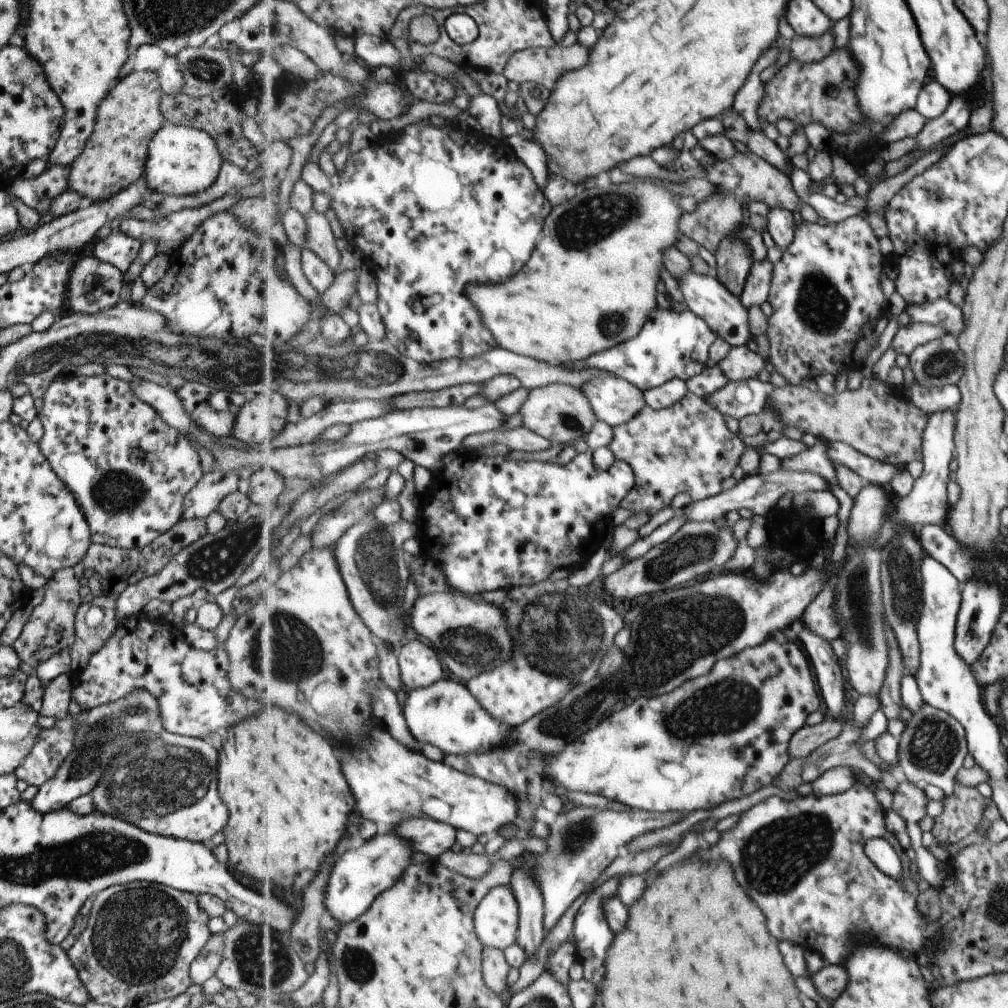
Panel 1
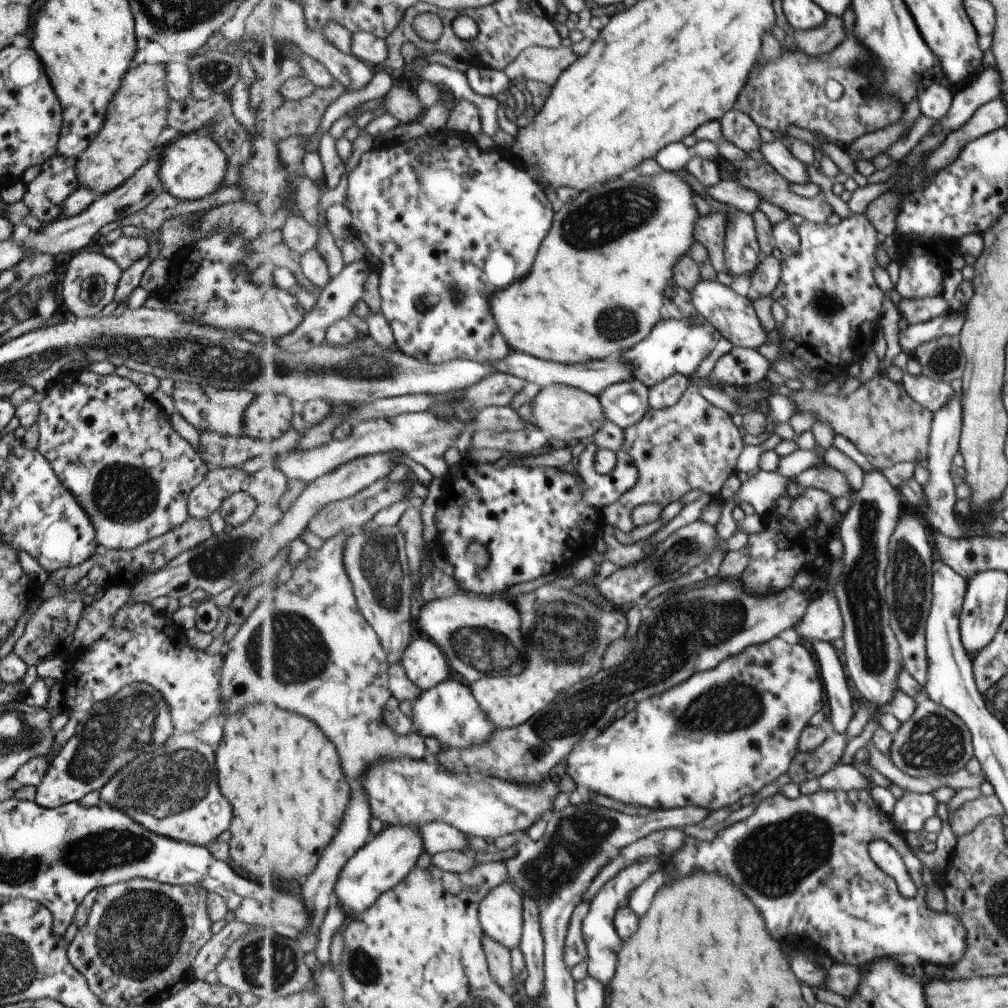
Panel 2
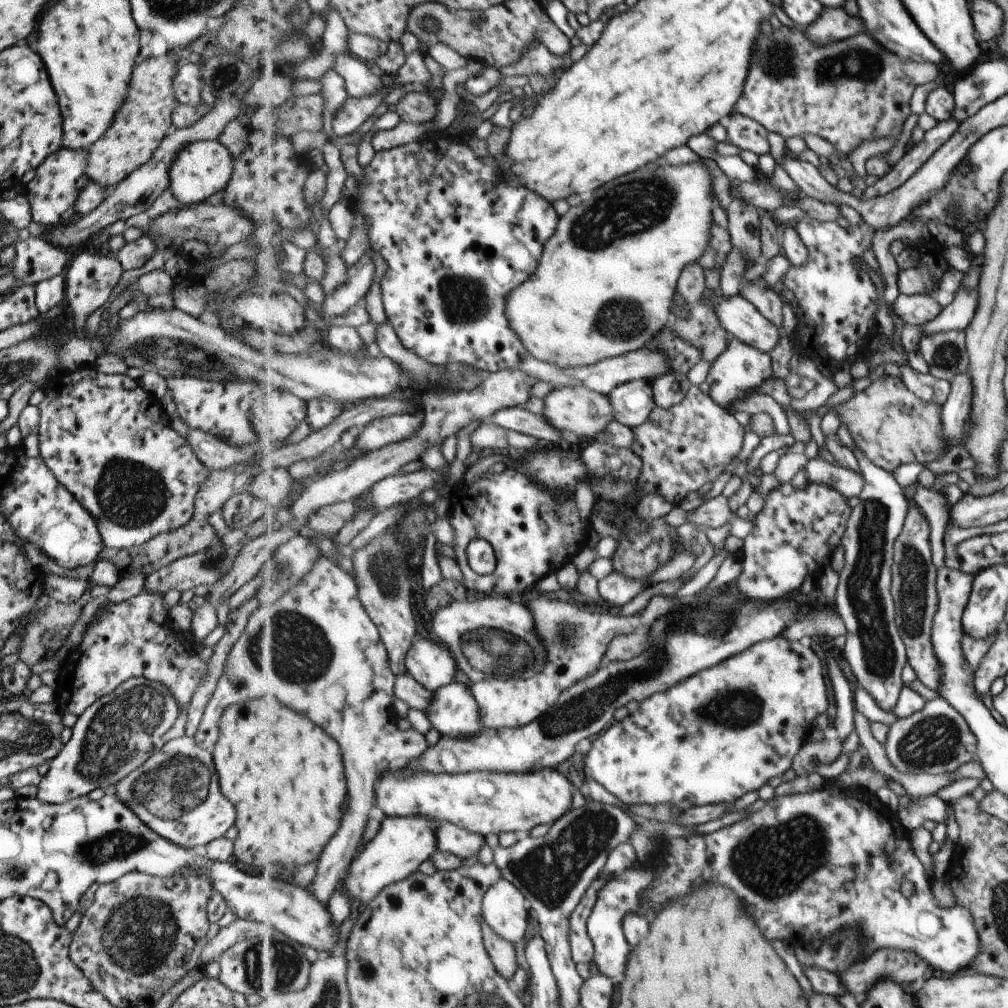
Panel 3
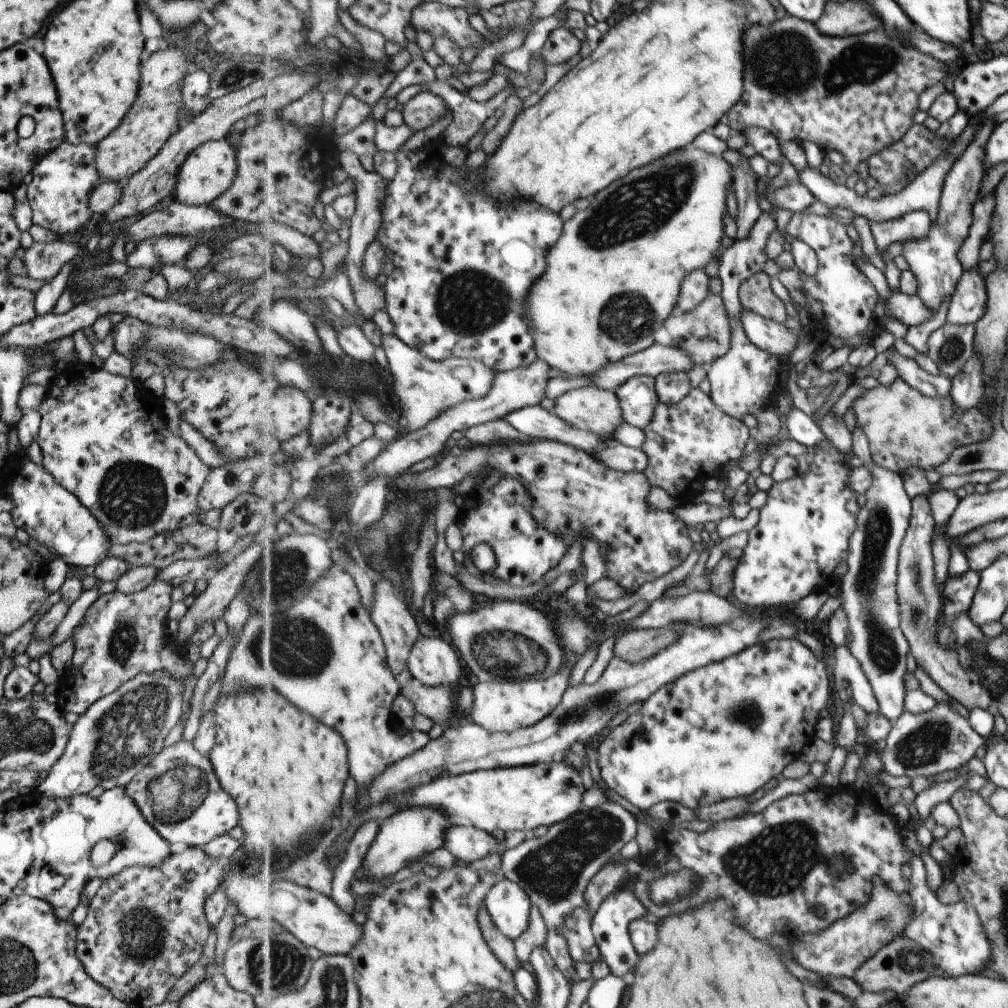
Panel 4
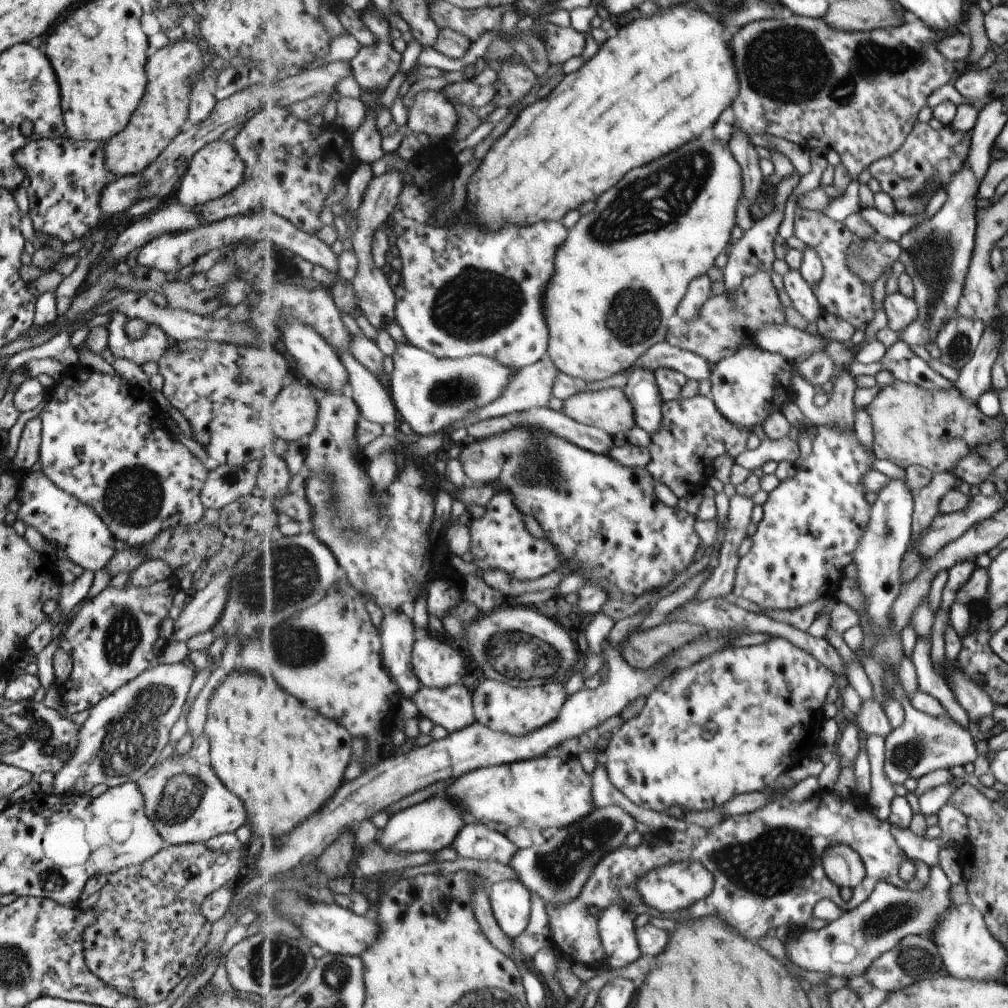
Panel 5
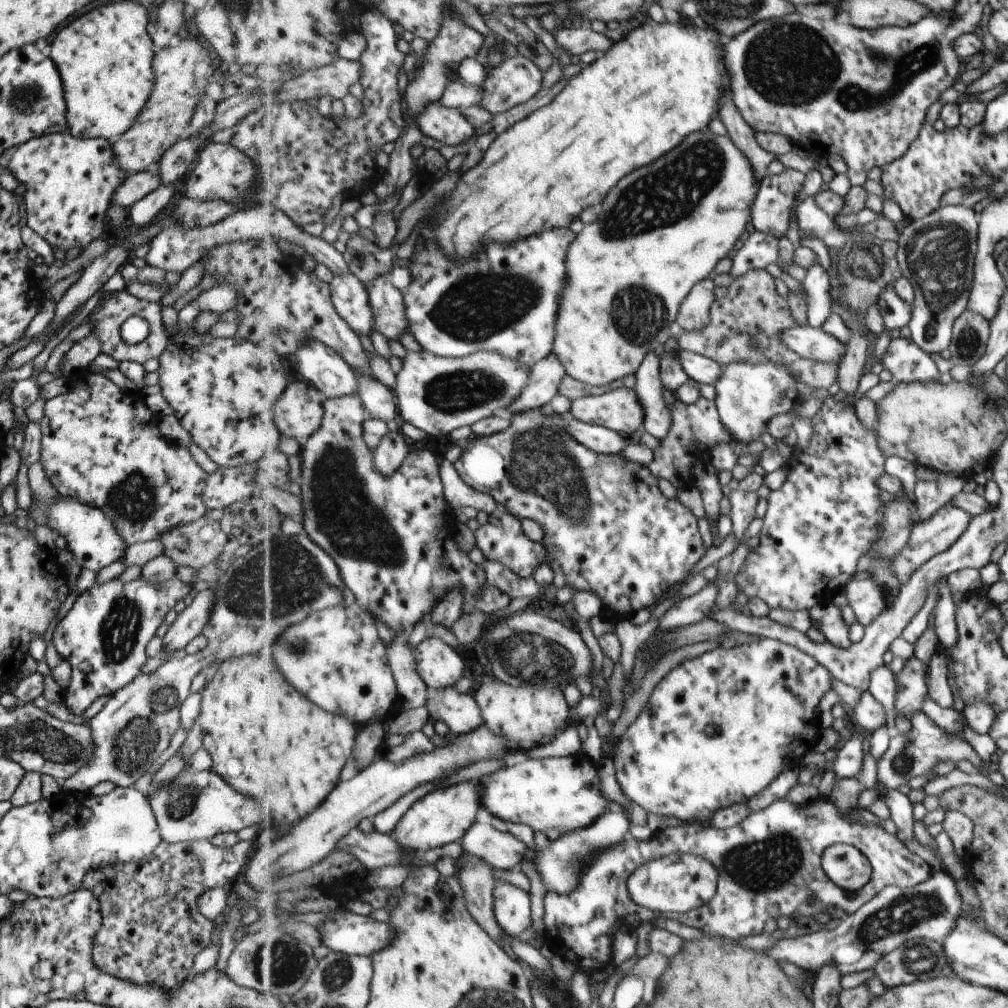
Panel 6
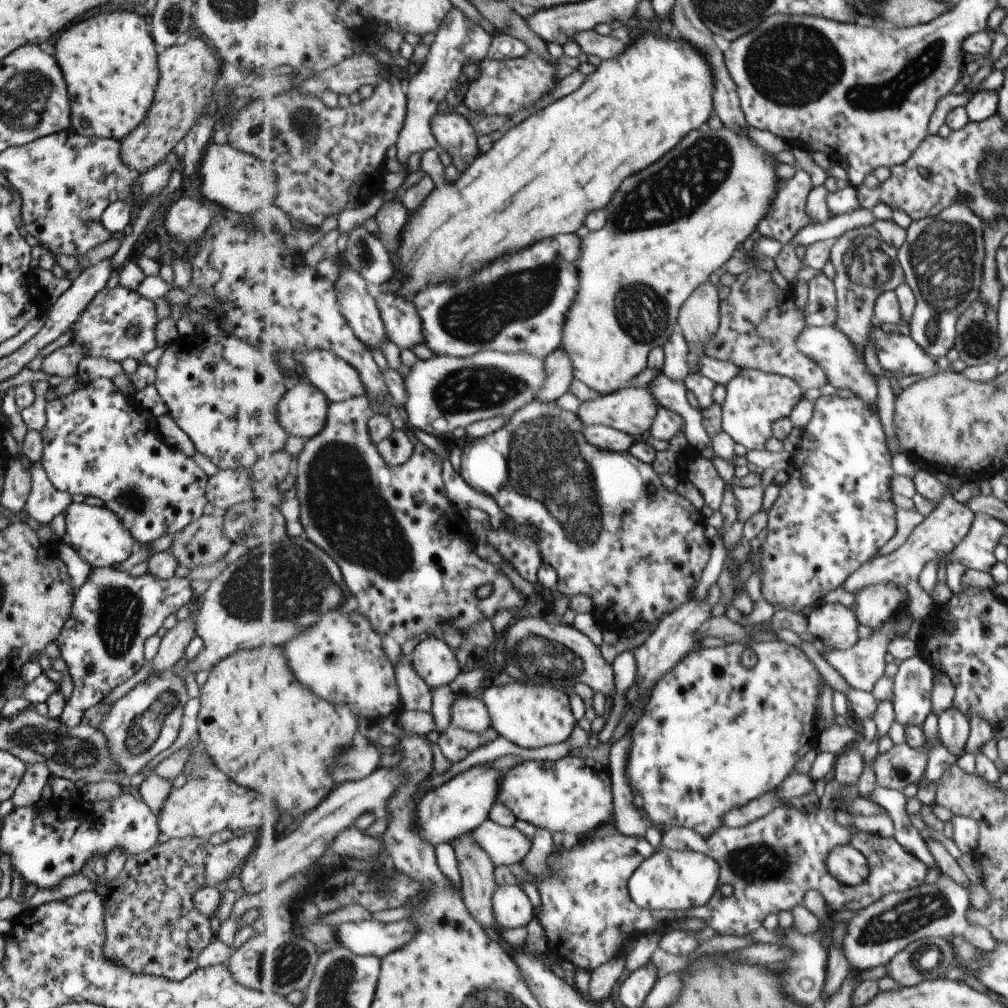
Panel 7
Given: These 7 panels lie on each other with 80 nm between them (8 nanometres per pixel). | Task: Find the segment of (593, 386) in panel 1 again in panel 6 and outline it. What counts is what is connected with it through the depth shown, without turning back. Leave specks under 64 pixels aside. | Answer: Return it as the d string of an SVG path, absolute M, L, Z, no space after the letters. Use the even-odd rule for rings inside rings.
M660 351L650 352L635 374L635 390L646 410L645 430L660 441L674 426L674 414L663 396L661 364Z

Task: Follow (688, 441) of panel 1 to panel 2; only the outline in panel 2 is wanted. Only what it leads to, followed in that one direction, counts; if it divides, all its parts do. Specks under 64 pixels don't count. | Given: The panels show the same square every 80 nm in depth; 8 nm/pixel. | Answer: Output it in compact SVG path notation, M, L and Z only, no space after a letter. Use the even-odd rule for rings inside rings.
M690 386L681 398L681 401L671 408L654 409L649 407L647 414L641 422L625 429L626 441L621 448L622 452L627 452L632 456L633 462L637 464L640 470L640 480L634 486L631 492L623 495L617 504L607 506L603 510L607 524L618 528L623 532L631 532L636 524L634 523L633 511L645 503L659 503L663 506L669 506L671 502L681 500L687 492L701 489L702 492L709 495L718 496L723 484L731 478L738 470L738 460L742 456L743 449L743 432L742 428L735 426L731 420L729 412L725 412L717 406L713 406L697 386Z

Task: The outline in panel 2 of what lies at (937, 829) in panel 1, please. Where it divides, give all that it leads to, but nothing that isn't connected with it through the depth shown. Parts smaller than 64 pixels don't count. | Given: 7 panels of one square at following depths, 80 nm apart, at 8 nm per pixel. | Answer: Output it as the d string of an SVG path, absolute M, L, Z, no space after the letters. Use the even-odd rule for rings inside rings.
M981 795L979 798L964 802L953 813L948 816L948 823L953 834L958 837L969 832L979 821L987 817L1003 816L1004 810L999 799L995 795Z

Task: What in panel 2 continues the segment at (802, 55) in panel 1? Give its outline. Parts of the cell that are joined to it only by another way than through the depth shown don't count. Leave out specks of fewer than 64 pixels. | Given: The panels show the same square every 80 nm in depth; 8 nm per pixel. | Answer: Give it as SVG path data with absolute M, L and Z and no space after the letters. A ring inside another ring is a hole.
M828 14L826 21L821 26L811 30L795 31L795 44L808 55L818 57L837 49L846 40L849 34L847 30L843 30L845 30L843 18Z

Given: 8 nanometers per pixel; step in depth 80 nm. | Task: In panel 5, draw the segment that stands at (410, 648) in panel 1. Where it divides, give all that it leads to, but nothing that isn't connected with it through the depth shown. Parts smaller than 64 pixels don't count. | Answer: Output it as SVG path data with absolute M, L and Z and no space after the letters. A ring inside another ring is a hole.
M429 634L418 636L412 661L416 675L425 687L445 688L461 683L467 674L459 650Z

